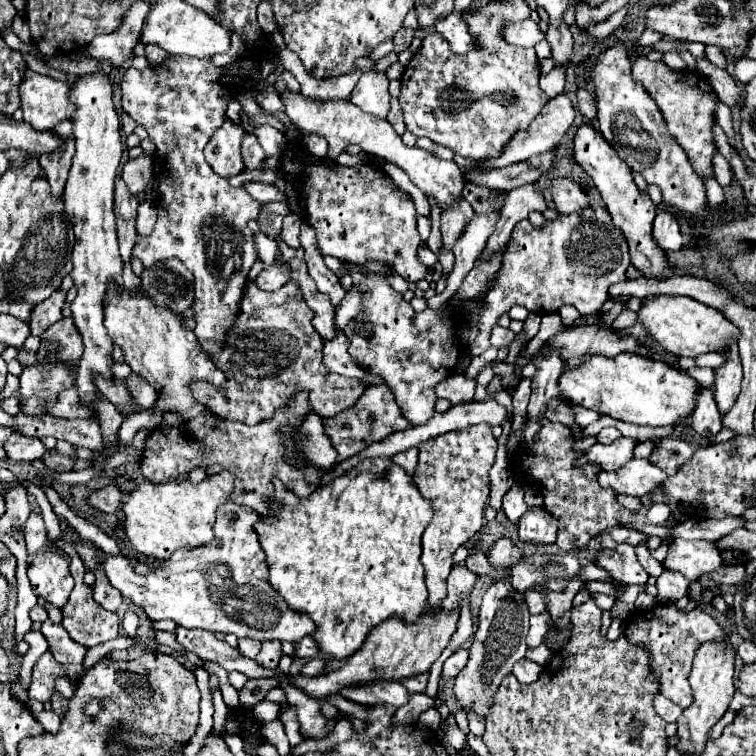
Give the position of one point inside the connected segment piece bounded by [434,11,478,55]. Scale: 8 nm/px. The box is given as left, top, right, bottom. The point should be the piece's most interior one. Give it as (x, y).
(452, 28)

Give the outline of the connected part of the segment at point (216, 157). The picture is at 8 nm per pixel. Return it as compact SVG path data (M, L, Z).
M226 119L222 129L218 129L218 133L214 133L210 143L206 145L204 149L206 161L220 177L238 175L244 171L241 153L242 137L244 137L244 129L232 125Z

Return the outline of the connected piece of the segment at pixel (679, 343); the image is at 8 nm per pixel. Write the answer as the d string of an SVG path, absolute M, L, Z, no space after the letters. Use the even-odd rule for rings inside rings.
M652 295L642 299L642 307L636 313L636 323L642 325L650 337L654 337L666 351L678 357L698 357L708 351L722 351L730 337L738 337L738 327L734 327L726 317L692 297L674 295Z

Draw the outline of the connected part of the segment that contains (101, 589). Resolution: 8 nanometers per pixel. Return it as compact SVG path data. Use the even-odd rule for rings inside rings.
M96 571L96 601L98 605L106 607L108 611L116 611L122 605L122 595L118 593L118 589L114 589L110 585L110 581L106 581L106 575L102 571Z

